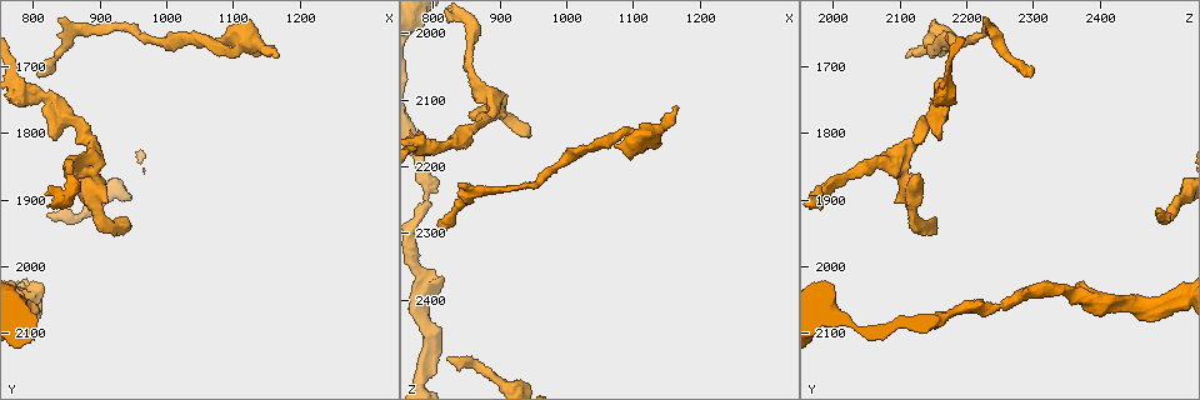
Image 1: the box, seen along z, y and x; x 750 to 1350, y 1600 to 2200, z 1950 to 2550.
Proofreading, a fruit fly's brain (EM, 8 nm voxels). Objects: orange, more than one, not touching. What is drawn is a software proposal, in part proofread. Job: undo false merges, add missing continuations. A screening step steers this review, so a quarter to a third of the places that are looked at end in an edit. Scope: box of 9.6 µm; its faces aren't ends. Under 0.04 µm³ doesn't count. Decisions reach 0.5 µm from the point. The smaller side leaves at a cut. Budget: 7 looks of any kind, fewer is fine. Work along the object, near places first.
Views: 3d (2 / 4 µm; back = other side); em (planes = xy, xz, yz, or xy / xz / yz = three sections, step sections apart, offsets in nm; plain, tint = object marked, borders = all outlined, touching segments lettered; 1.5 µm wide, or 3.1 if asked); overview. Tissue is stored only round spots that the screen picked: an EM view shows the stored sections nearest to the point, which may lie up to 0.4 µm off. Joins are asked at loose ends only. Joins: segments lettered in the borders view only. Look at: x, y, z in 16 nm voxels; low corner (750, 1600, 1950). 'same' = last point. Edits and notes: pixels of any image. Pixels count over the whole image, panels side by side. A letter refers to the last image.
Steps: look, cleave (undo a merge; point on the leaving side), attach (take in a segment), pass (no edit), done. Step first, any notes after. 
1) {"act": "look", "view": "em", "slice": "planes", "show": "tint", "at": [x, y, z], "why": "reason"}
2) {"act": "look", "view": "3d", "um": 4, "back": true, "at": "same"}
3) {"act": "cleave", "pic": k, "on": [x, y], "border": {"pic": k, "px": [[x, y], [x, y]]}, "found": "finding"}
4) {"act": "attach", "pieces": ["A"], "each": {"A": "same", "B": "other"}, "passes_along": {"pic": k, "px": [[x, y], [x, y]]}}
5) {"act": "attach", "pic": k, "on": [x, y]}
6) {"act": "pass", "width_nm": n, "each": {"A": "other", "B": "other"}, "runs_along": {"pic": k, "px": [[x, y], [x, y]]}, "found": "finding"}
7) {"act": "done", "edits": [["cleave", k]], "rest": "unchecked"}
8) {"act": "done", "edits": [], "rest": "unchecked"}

{"act": "look", "view": "em", "um": 3.1, "slice": "xy", "step": 16, "show": "tint", "at": [1160, 1685, 2110], "why": "branch stops here"}

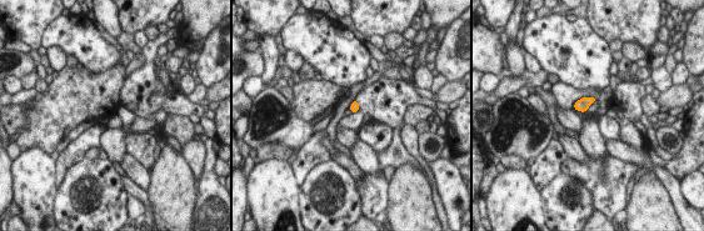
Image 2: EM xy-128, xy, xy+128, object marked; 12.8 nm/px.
{"act": "look", "view": "em", "um": 3.1, "slice": "xz", "step": 8, "show": "borders", "at": "same", "why": "cut it another way"}

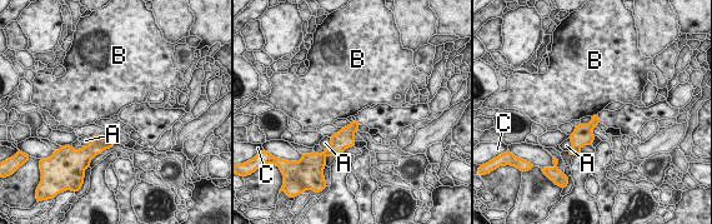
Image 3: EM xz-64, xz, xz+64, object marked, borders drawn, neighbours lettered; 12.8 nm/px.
{"act": "pass", "longest_contact_nm": ["A", 150], "each": {"A": "other", "B": "other", "C": "other"}, "found": "none of them fits"}

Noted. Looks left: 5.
{"act": "look", "view": "3d", "um": 4, "at": [820, 1695, 2300], "why": "branch stops here"}

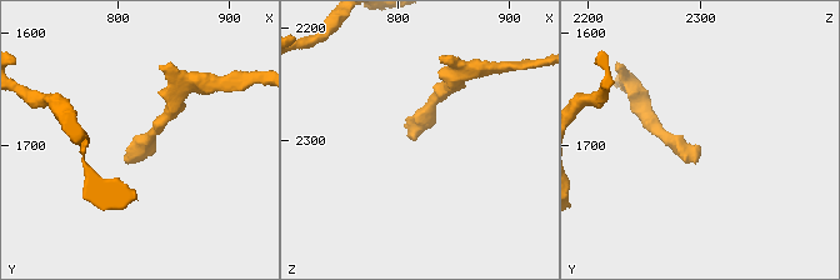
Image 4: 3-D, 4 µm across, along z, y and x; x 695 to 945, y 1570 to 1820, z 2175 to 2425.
{"act": "look", "view": "em", "slice": "planes", "show": "tint", "at": [816, 1698, 2300]}

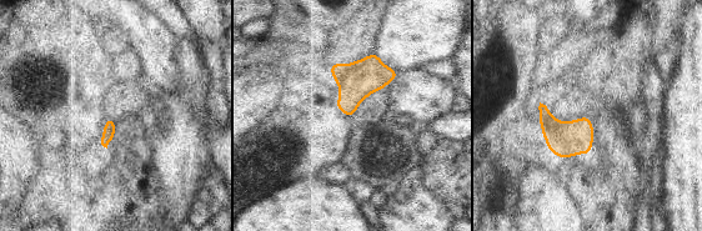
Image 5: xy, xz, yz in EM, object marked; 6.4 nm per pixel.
{"act": "look", "view": "em", "slice": "planes", "show": "borders", "at": "same"}

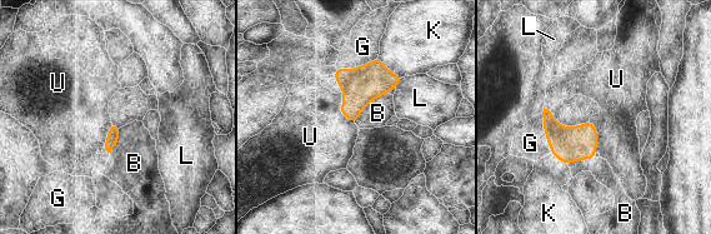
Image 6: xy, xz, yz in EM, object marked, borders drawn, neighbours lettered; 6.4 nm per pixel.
{"act": "pass", "each": {"B": "other", "G": "other", "K": "other", "L": "other", "U": "other"}, "border": {"pic": 6, "px": [[590, 120], [596, 130], [595, 155]]}, "found": "no lettered segment goes on from it"}

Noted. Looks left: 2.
{"act": "done", "edits": [], "rest": "unchecked"}

